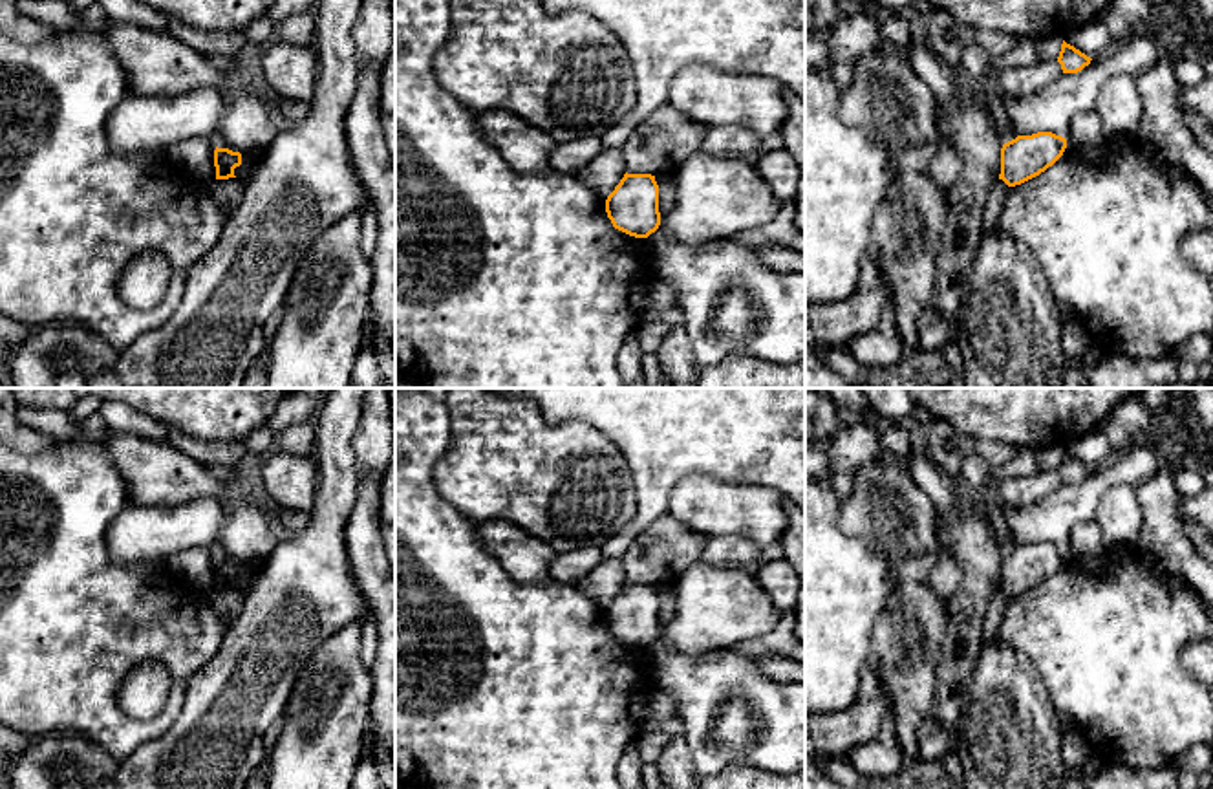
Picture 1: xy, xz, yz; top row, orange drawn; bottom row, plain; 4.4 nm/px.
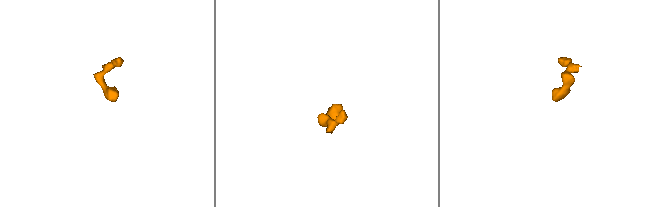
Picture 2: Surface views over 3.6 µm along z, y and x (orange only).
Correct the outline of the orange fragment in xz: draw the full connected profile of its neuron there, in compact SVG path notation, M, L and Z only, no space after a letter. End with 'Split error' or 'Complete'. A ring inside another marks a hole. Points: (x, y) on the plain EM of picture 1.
M626 582L606 610L606 622L615 639L635 648L648 648L660 635L655 586Z. Complete

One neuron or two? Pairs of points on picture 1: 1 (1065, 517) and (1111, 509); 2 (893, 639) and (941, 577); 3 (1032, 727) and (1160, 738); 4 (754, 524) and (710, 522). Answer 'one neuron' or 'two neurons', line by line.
1: two neurons
2: two neurons
3: two neurons
4: one neuron

